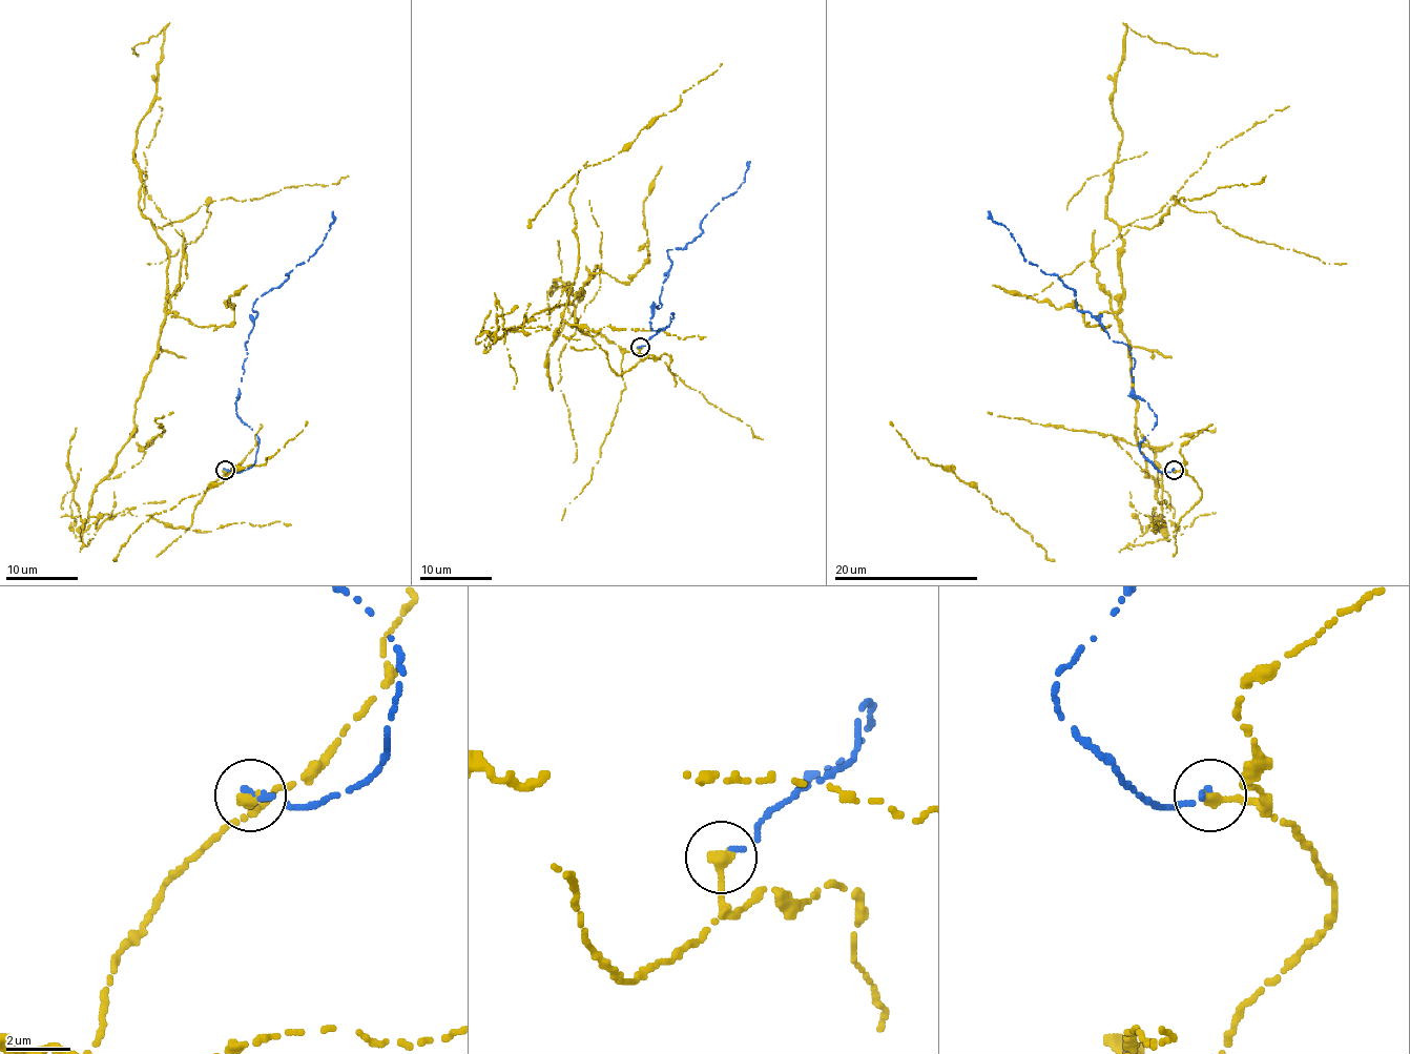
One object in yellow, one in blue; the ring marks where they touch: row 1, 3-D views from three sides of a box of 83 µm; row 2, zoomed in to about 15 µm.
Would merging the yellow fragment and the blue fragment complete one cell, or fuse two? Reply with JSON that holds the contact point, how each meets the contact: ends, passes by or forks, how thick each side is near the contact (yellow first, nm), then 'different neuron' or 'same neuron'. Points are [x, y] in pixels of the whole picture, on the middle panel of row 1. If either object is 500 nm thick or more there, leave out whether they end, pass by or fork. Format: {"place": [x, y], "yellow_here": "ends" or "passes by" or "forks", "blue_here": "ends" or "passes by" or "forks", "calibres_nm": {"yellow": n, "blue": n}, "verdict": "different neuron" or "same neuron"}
{"place": [640, 347], "yellow_here": "ends", "blue_here": "ends", "calibres_nm": {"yellow": 400, "blue": 240}, "verdict": "different neuron"}

